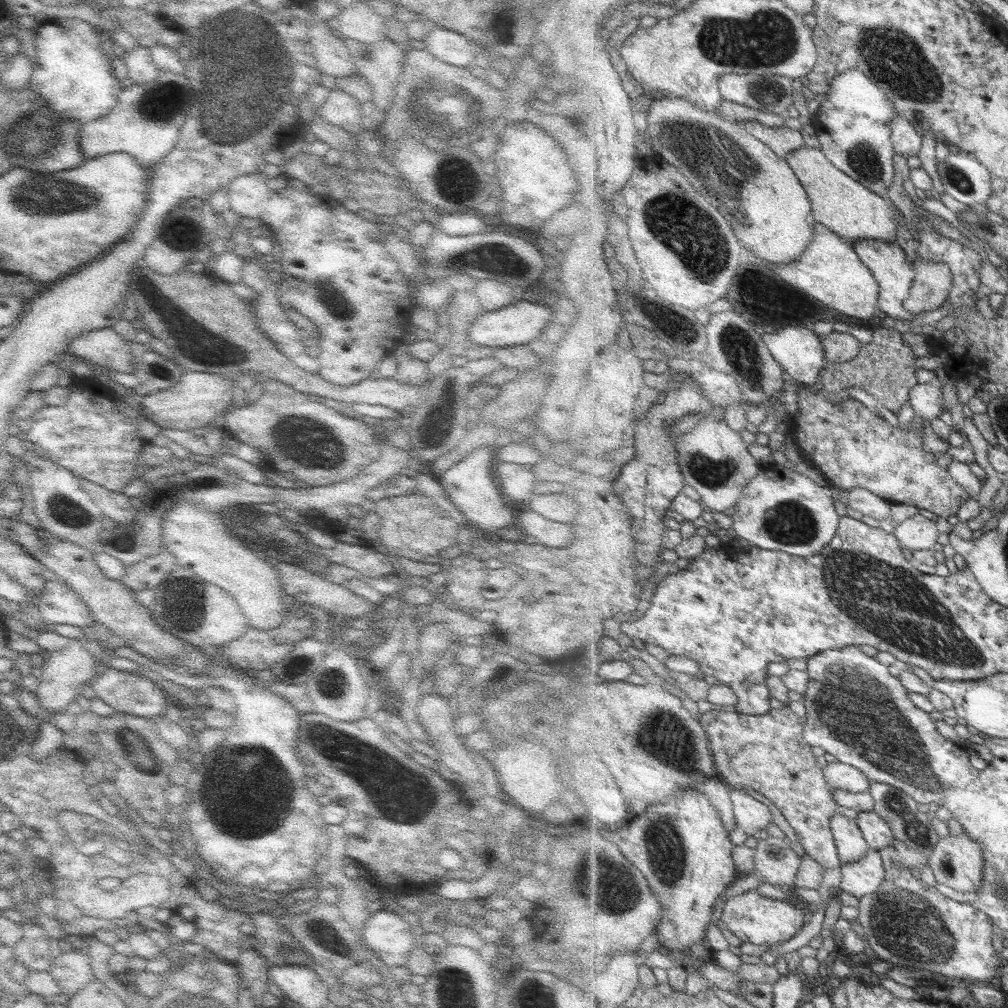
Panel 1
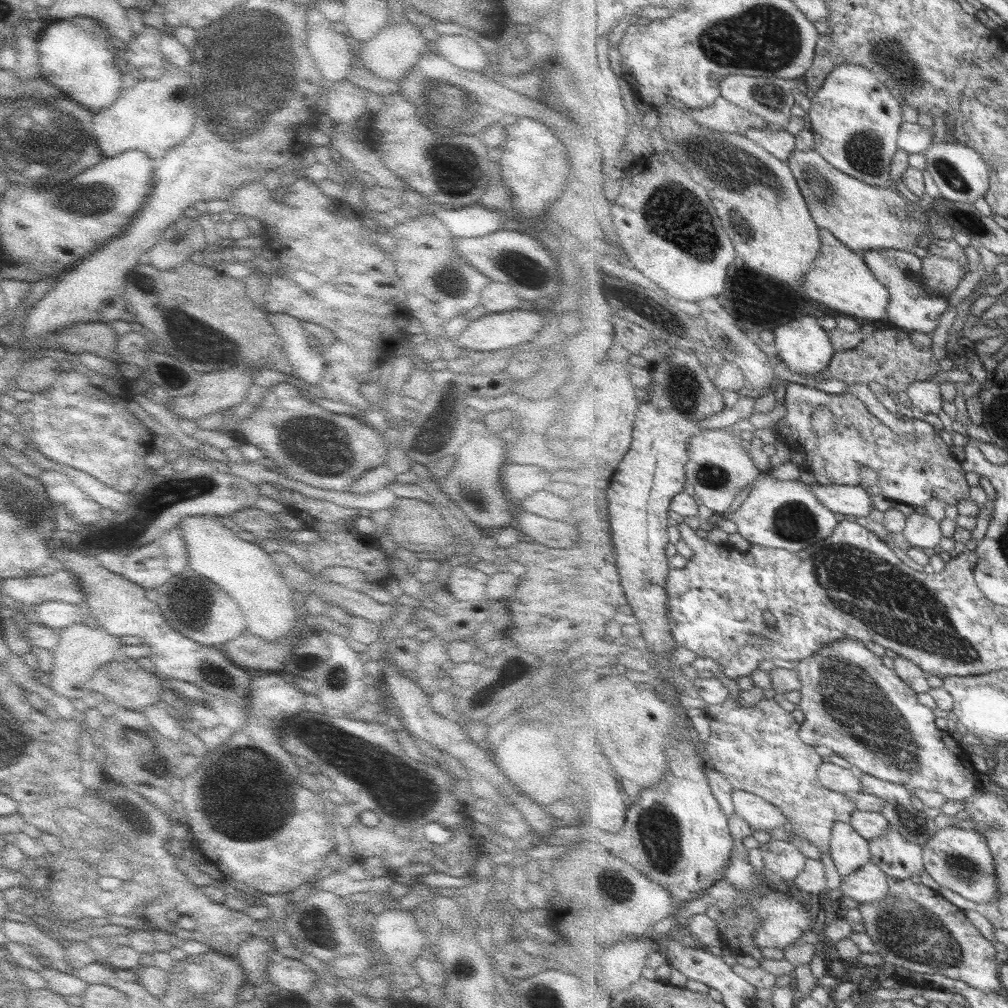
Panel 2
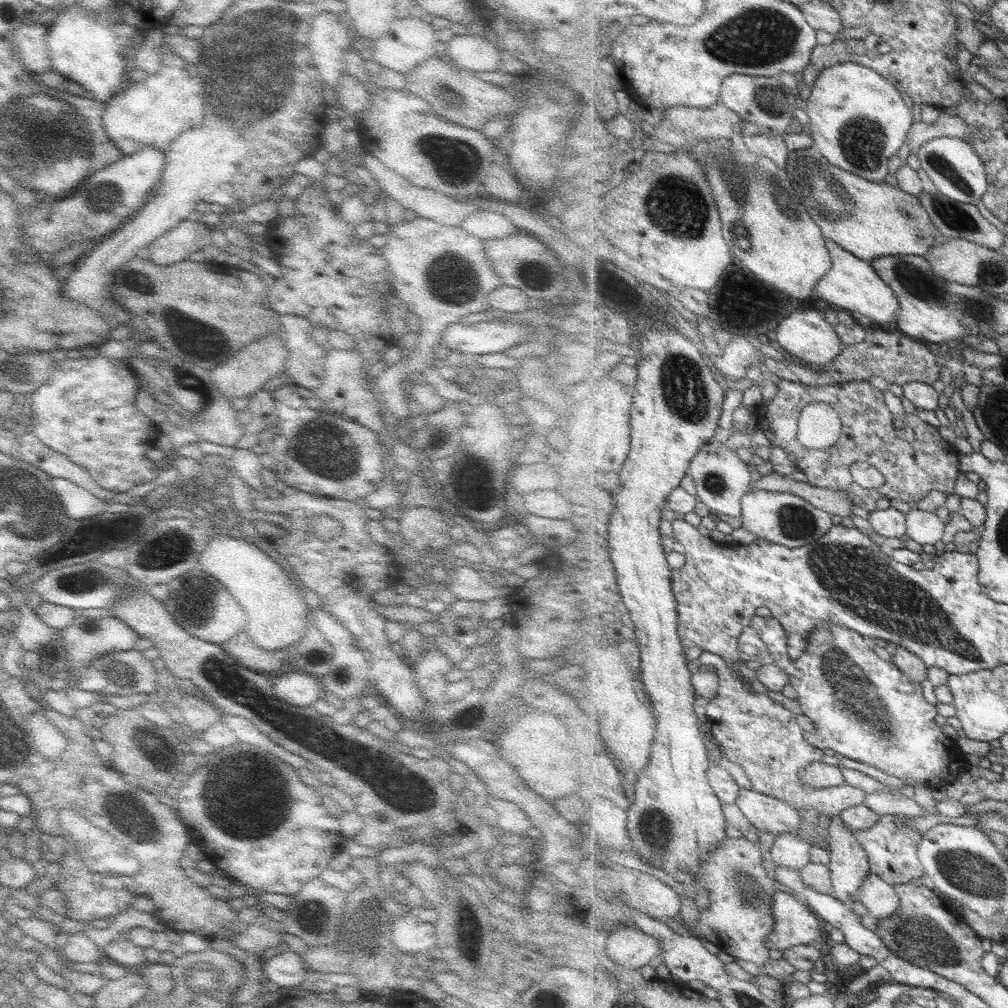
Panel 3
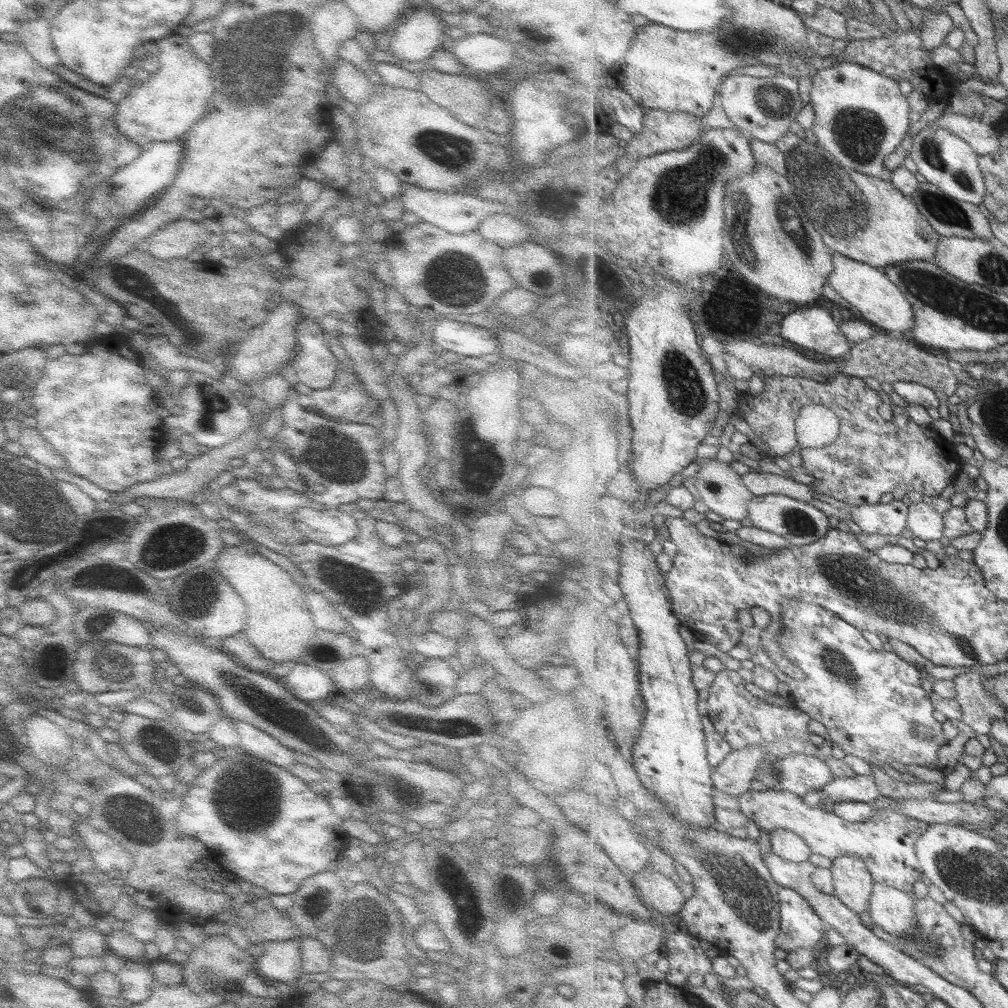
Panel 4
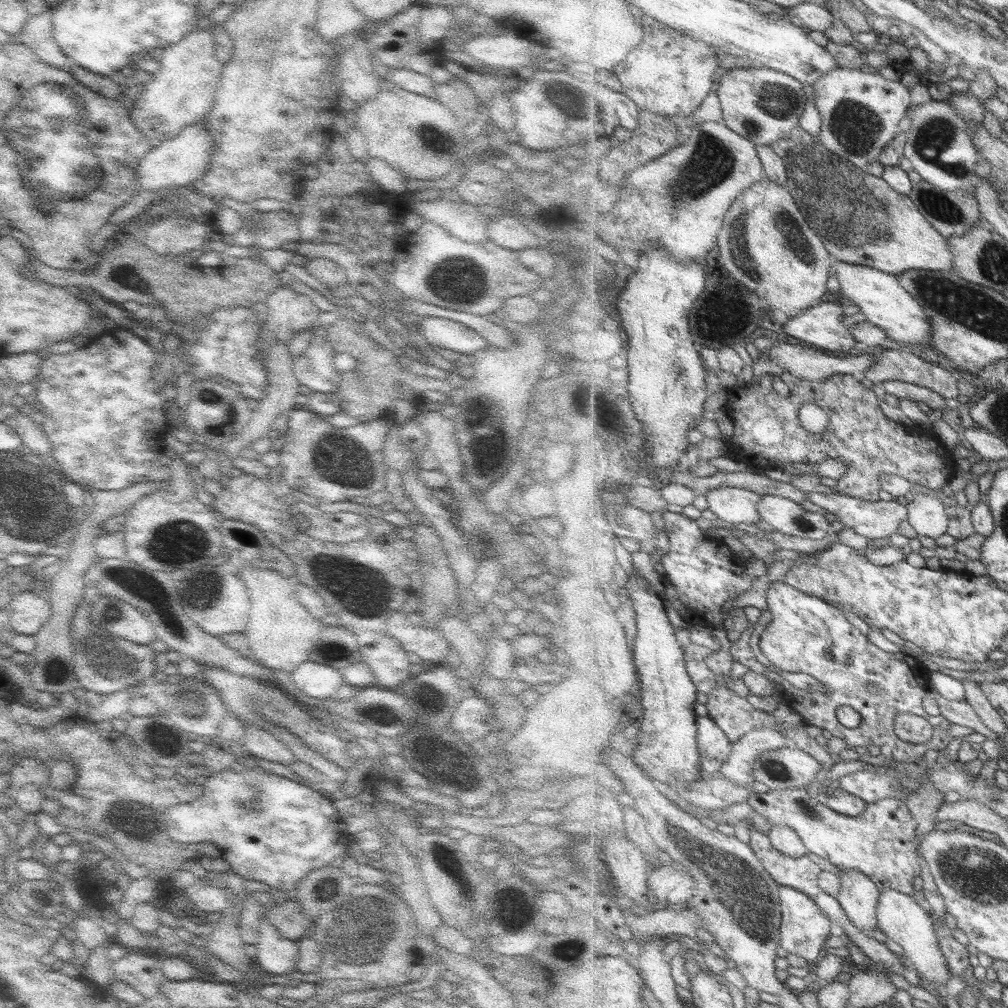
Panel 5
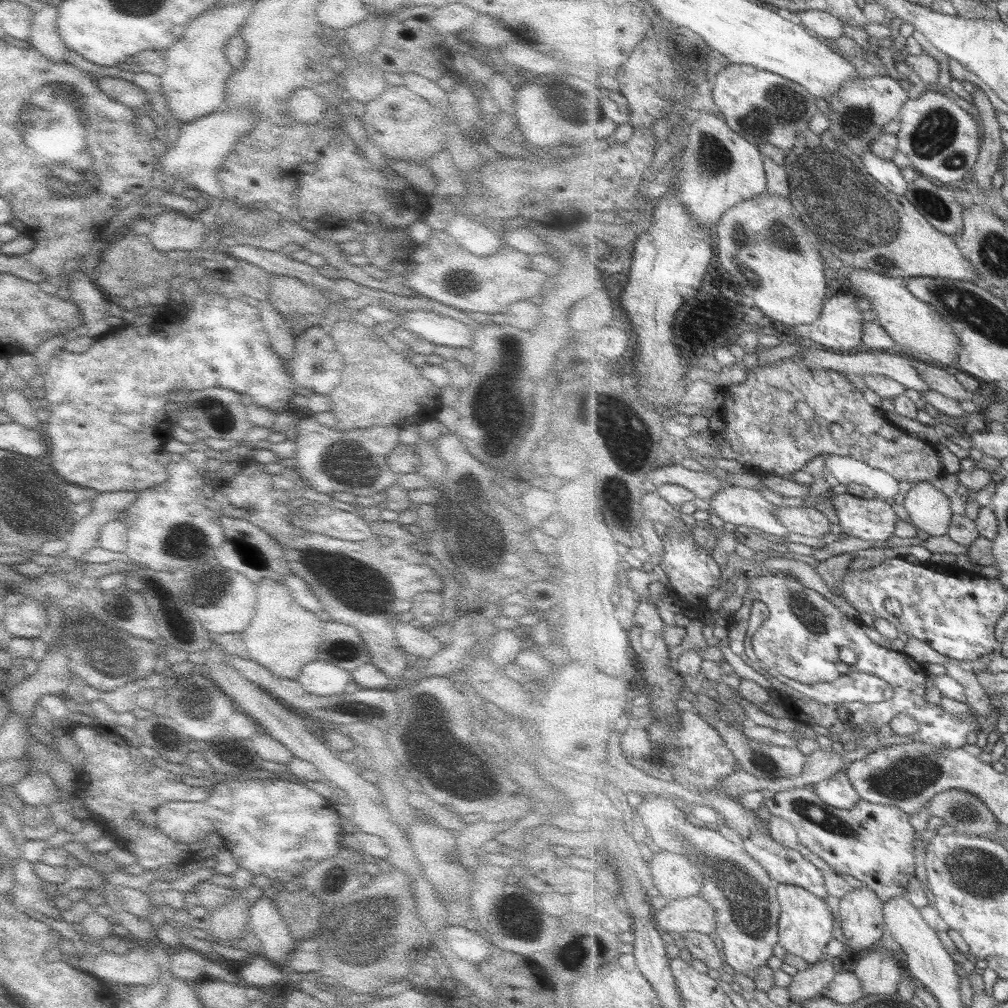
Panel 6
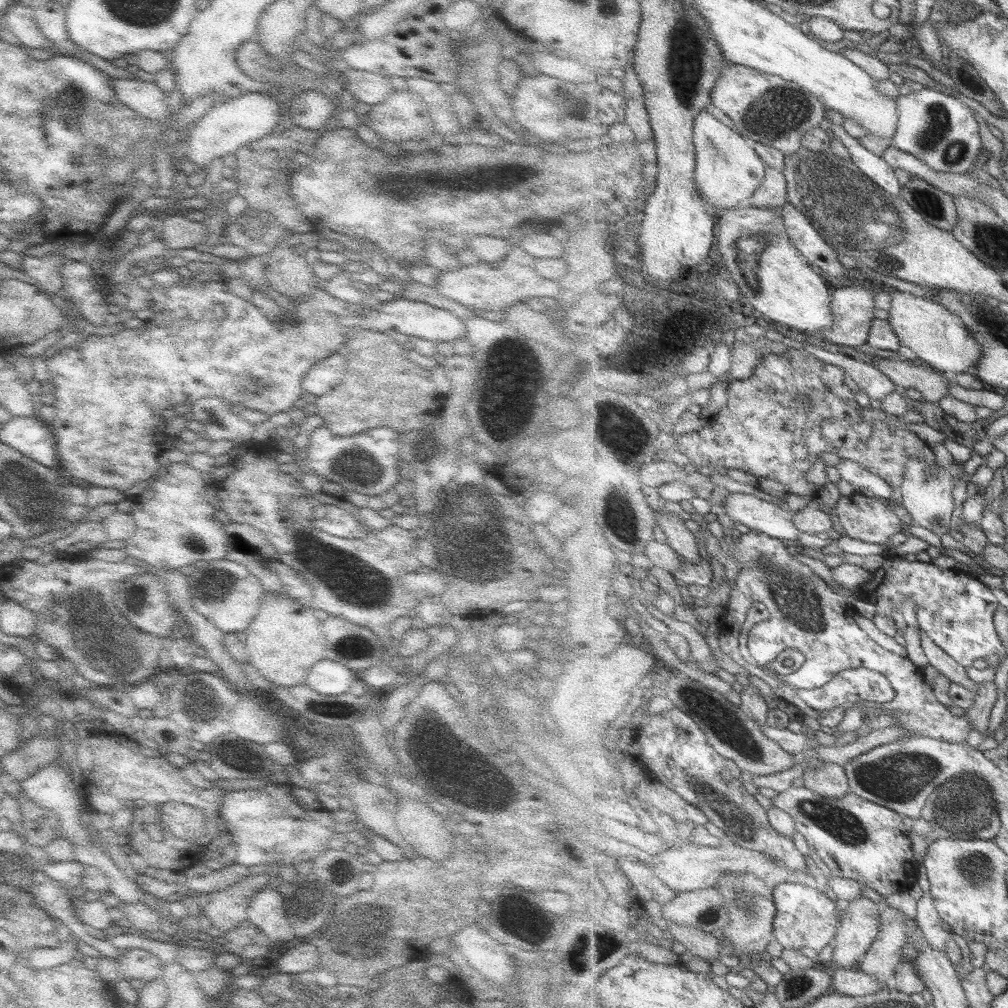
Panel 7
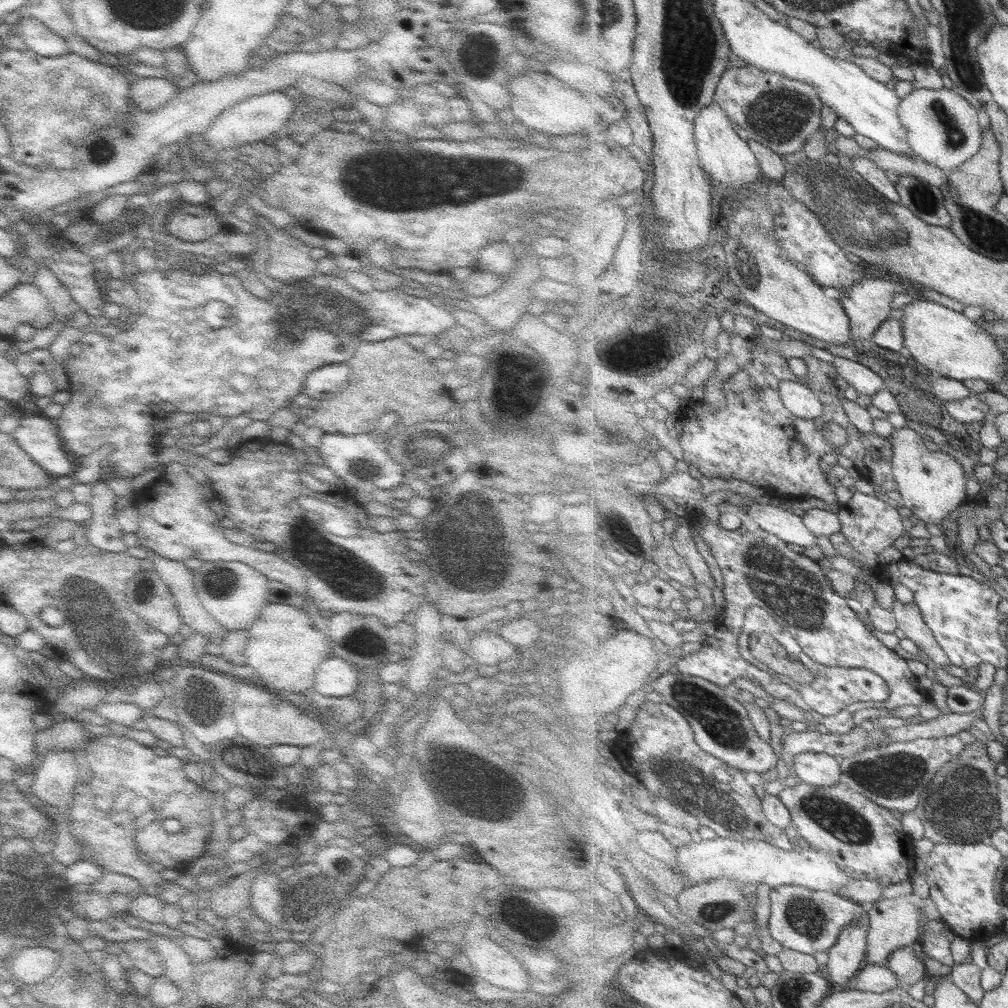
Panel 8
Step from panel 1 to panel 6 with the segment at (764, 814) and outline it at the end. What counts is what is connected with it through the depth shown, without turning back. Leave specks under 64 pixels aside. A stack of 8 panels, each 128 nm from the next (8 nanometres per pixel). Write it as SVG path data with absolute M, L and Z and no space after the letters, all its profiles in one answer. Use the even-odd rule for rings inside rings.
M812 788L782 790L772 798L764 798L763 802L772 816L791 822L800 842L837 874L853 876L871 888L884 903L891 898L906 897L909 882L916 878L917 832L910 814L898 806L861 799L851 810L843 810L822 802Z

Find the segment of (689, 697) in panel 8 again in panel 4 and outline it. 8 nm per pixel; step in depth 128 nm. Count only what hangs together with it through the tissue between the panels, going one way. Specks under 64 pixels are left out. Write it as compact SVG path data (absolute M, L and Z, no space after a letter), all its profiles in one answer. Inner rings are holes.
M789 754L789 757L781 761L773 761L771 766L777 772L782 790L802 797L837 780L820 755Z

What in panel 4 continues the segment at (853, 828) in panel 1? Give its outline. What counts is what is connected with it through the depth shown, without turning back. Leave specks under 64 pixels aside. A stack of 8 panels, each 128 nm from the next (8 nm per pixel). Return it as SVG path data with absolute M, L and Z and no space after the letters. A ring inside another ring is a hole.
M843 855L830 866L834 878L833 895L859 914L868 911L872 899L874 878L862 858Z

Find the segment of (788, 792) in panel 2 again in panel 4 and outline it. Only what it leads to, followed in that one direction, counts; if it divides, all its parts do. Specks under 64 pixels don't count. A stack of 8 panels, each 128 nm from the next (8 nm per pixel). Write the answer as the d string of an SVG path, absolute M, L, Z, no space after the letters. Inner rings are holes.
M723 669L721 672L716 673L715 681L709 689L710 695L708 699L708 717L716 725L716 729L724 735L727 739L732 750L743 750L744 748L751 748L752 746L762 746L764 748L765 760L762 762L759 770L757 770L757 780L762 782L767 789L782 790L780 780L776 770L773 770L771 763L773 761L781 761L789 757L789 754L809 754L809 756L817 757L819 755L819 746L815 746L811 742L811 733L809 733L809 720L812 718L805 711L800 708L793 709L786 706L776 706L775 704L769 704L761 698L757 698L755 694L751 694L747 688L745 688L745 682L743 682L743 676L735 670ZM857 775L847 782L835 782L822 788L821 804L827 807L837 802L864 802L873 804L879 798L880 787L872 776Z

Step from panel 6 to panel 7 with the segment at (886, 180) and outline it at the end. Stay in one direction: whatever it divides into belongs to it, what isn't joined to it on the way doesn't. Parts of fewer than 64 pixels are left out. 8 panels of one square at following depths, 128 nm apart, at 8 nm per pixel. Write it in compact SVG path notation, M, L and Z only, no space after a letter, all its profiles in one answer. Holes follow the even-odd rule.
M832 124L832 126L832 135L849 150L849 154L853 156L853 162L856 163L856 166L859 167L872 182L875 182L877 187L881 187L882 190L889 192L889 194L893 196L902 196L901 192L904 186L899 184L897 174L895 174L895 168L889 166L881 156L873 154L873 152L867 150L865 146L862 146L859 139L849 136L849 134L843 130L843 126L837 126L837 124Z

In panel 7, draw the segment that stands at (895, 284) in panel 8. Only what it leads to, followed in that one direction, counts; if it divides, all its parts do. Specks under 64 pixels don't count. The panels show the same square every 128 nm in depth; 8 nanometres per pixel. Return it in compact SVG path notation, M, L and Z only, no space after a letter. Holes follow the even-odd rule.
M847 286L832 293L832 325L821 329L818 336L831 344L857 348L868 342L873 321L875 303L873 291L857 286Z

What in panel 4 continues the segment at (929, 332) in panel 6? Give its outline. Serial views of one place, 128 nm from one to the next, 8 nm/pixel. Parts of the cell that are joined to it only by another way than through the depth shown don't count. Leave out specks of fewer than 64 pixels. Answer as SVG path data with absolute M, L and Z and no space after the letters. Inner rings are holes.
M835 252L833 260L834 270L828 285L855 307L867 322L882 328L895 338L910 338L915 326L915 310L901 288L880 268L868 266L867 263L857 262L857 259Z

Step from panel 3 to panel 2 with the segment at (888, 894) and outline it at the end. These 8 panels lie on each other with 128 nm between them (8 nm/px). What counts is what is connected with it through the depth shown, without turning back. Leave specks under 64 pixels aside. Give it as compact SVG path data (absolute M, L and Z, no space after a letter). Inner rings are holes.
M871 860L863 868L845 877L840 889L845 897L858 904L871 904L887 898L889 878L890 876Z

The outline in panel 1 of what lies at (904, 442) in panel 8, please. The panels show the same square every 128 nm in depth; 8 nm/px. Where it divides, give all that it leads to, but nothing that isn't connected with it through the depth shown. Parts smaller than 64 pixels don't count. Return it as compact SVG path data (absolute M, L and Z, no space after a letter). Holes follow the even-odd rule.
M916 514L895 525L893 533L902 548L910 551L929 551L937 544L939 538L938 523Z

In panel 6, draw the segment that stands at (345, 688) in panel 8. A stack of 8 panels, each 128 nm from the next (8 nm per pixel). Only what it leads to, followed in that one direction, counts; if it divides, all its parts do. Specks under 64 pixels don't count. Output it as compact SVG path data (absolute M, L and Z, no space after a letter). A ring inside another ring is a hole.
M316 659L309 662L309 664L305 664L305 667L301 670L296 680L307 693L325 697L347 692L345 690L345 688L349 687L347 686L347 682L352 682L350 672L341 669L339 666L334 666Z

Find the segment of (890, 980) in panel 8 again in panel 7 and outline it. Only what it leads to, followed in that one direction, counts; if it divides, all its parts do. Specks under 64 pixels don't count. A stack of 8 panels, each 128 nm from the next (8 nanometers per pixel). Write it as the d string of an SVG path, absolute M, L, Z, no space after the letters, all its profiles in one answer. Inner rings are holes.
M835 968L832 975L832 992L852 996L853 998L875 994L883 988L876 978L857 968Z

